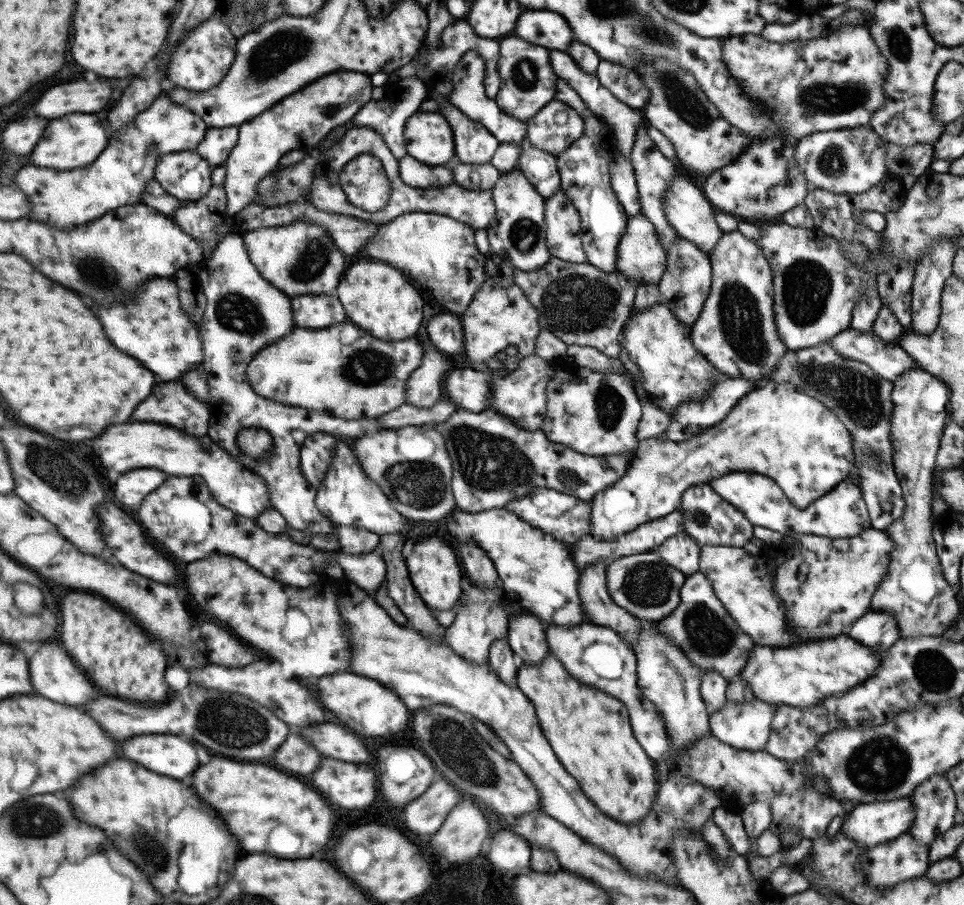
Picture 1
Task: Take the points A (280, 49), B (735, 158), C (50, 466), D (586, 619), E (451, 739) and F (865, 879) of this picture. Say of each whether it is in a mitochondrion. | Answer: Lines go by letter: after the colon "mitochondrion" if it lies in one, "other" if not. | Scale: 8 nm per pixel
A: mitochondrion
B: other
C: mitochondrion
D: other
E: mitochondrion
F: other

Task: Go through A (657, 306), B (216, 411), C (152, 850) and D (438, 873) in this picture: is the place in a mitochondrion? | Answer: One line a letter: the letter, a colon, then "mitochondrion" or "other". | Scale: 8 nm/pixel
A: other
B: other
C: mitochondrion
D: other

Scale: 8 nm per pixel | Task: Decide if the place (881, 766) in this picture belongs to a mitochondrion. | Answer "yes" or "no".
yes

